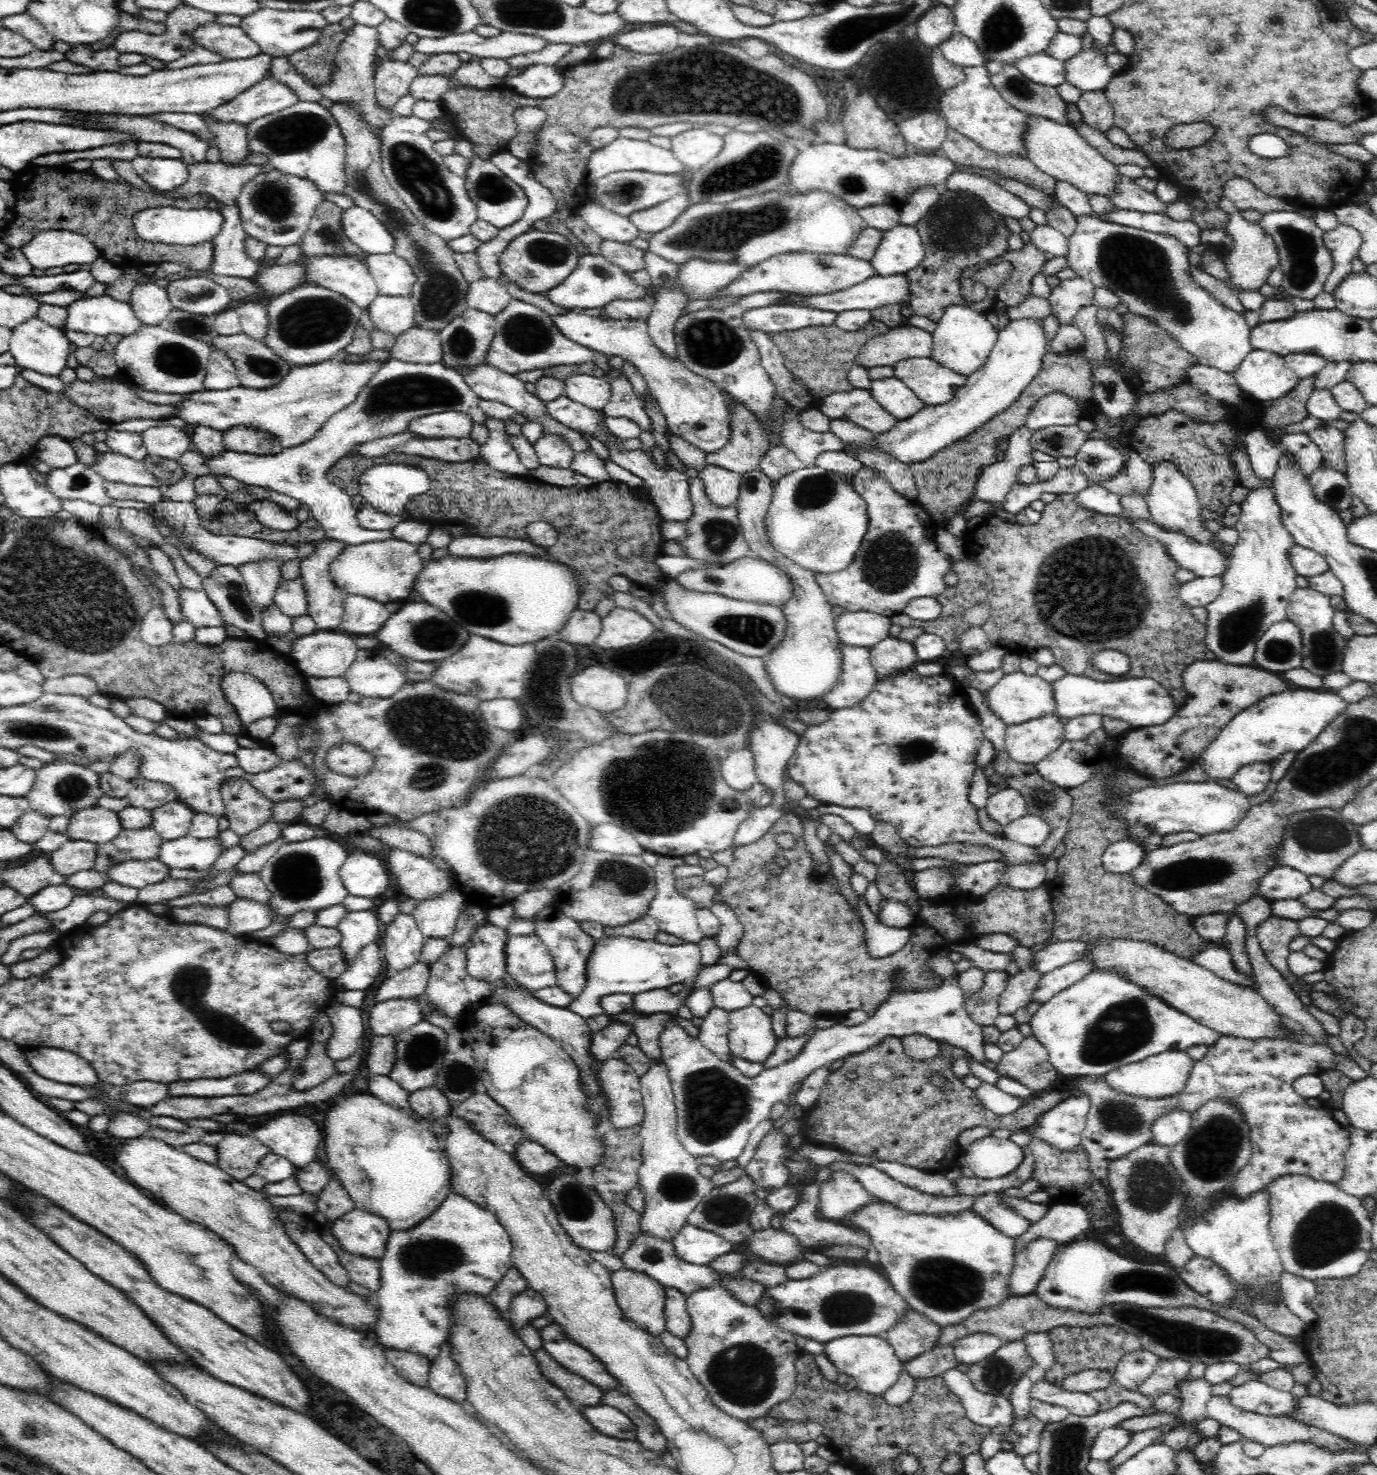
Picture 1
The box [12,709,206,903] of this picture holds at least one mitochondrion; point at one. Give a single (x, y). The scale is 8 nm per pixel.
(72, 788)

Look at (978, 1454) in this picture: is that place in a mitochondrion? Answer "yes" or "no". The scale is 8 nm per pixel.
no

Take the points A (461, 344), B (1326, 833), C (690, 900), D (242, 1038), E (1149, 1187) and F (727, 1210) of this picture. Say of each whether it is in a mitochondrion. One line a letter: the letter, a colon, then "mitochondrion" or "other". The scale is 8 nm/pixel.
A: mitochondrion
B: mitochondrion
C: other
D: mitochondrion
E: mitochondrion
F: mitochondrion

